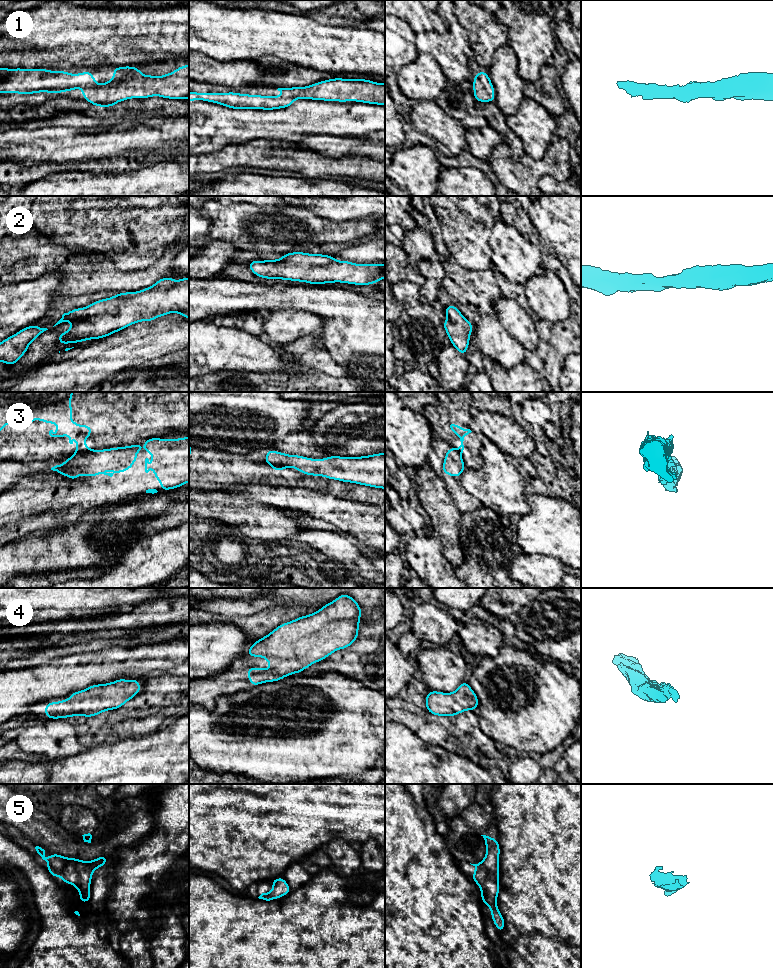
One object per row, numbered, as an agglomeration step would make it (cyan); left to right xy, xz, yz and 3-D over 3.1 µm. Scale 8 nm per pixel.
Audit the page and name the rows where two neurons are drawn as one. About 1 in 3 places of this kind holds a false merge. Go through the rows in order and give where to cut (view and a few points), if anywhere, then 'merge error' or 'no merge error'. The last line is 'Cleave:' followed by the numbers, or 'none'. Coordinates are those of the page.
1: no cut | no merge error
2: no cut | no merge error
3: xy (92, 450), (86, 453), (75, 453) | merge error
4: no cut | no merge error
5: no cut | no merge error
Cleave: 3

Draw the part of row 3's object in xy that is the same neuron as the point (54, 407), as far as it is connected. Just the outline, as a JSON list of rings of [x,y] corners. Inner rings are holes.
[[[0,392],[0,432],[14,418],[17,419],[18,425],[29,425],[33,423],[33,419],[44,421],[46,425],[52,422],[59,425],[60,428],[54,432],[49,431],[51,437],[64,437],[69,435],[69,443],[73,444],[73,438],[77,438],[77,449],[75,453],[88,453],[92,451],[85,445],[85,439],[92,437],[90,430],[92,425],[78,425],[75,421],[71,421],[73,416],[73,407],[69,402],[73,399],[73,392]]]

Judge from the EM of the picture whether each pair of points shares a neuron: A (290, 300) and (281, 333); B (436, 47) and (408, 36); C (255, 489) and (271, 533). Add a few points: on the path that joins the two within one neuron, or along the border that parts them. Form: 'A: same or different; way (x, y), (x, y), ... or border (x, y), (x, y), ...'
A: different; border (311, 312), (303, 310), (275, 310), (271, 313)
B: different; border (415, 34), (415, 47), (419, 52)
C: different; border (237, 497), (252, 499), (283, 508)

